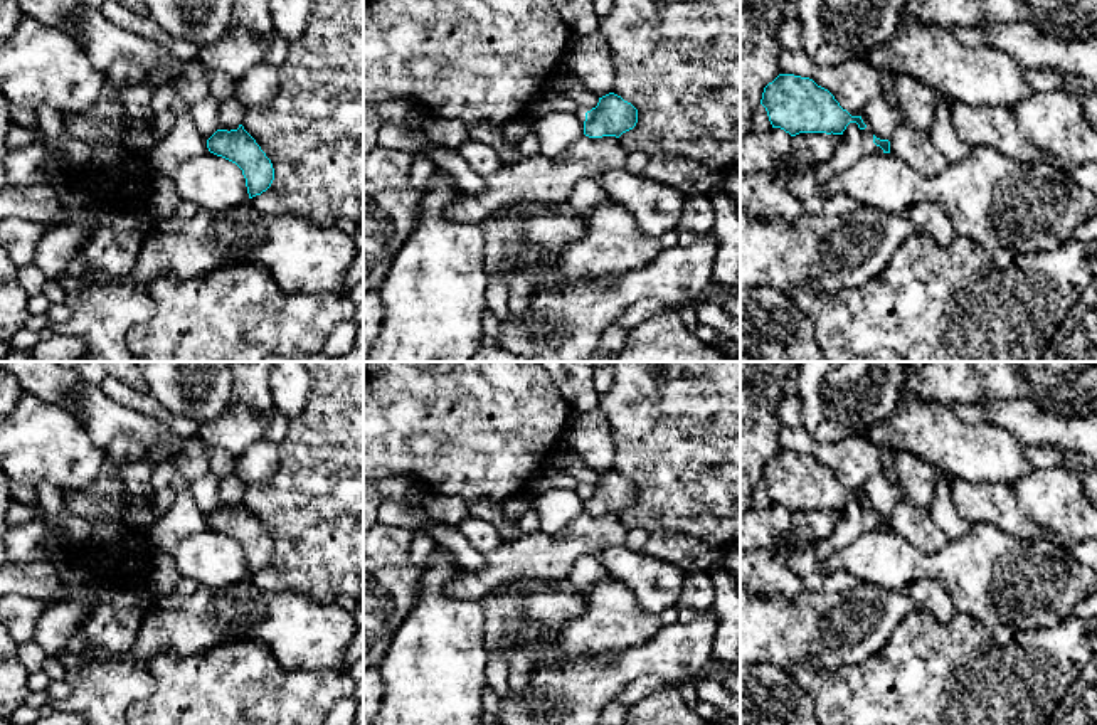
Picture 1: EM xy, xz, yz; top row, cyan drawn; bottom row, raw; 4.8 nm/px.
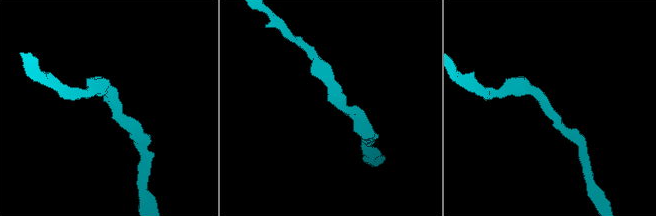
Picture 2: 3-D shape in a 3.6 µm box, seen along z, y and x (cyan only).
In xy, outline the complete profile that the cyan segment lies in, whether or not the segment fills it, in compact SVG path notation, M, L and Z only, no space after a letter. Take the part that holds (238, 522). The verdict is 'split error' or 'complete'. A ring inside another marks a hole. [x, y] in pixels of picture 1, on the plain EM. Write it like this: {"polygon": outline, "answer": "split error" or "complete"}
{"polygon": "M242 501L231 508L217 506L207 516L207 525L242 547L249 575L261 572L271 564L274 557L273 540Z", "answer": "complete"}

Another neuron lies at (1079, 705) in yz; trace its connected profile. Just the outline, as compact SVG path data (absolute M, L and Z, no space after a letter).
M1097 661L1068 688L1048 725L1097 725Z

